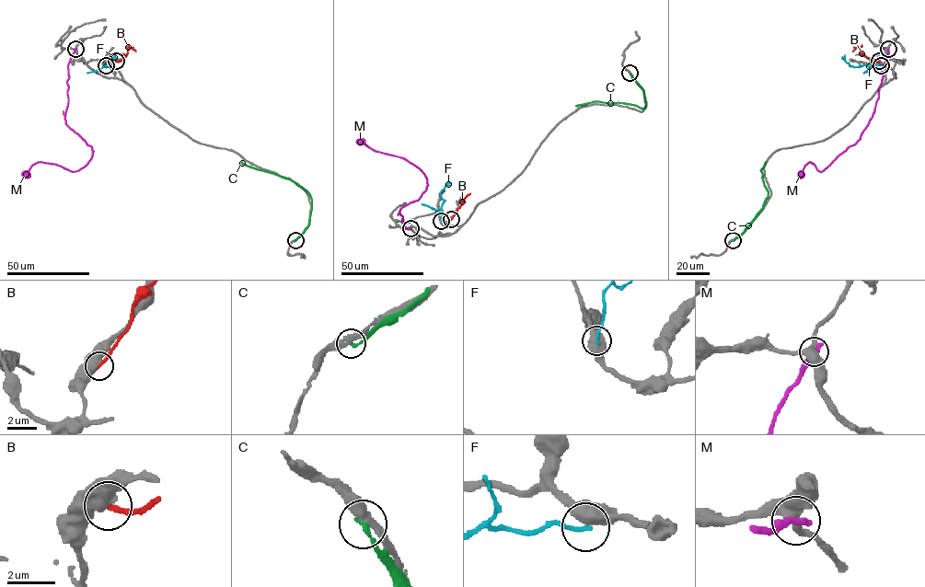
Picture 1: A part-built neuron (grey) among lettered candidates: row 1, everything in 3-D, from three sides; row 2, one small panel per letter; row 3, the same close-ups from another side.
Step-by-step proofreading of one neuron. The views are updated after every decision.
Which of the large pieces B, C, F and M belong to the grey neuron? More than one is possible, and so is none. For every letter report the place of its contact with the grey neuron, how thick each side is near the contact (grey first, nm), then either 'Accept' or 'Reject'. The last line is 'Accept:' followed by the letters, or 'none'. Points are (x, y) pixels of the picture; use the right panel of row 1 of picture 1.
B: Touches grey at (879, 61). Thickness 550 nm (grey) against 240 nm. Reject
C: Touches grey at (733, 240). Thickness 360 nm (grey) against 200 nm. Reject
F: Touches grey at (881, 65). Thickness 550 nm (grey) against 170 nm. Reject
M: Touches grey at (888, 49). Thickness 400 nm (grey) against 360 nm. Reject
Accept: none

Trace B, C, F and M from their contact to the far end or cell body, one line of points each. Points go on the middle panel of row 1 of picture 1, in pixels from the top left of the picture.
B: (451, 219), (462, 200), (470, 193)
C: (630, 74), (643, 89), (645, 108), (597, 101), (575, 106)
F: (441, 221), (444, 201), (440, 192), (450, 185)
M: (410, 228), (402, 224), (399, 211), (425, 189), (425, 175), (400, 157), (375, 151), (359, 140)

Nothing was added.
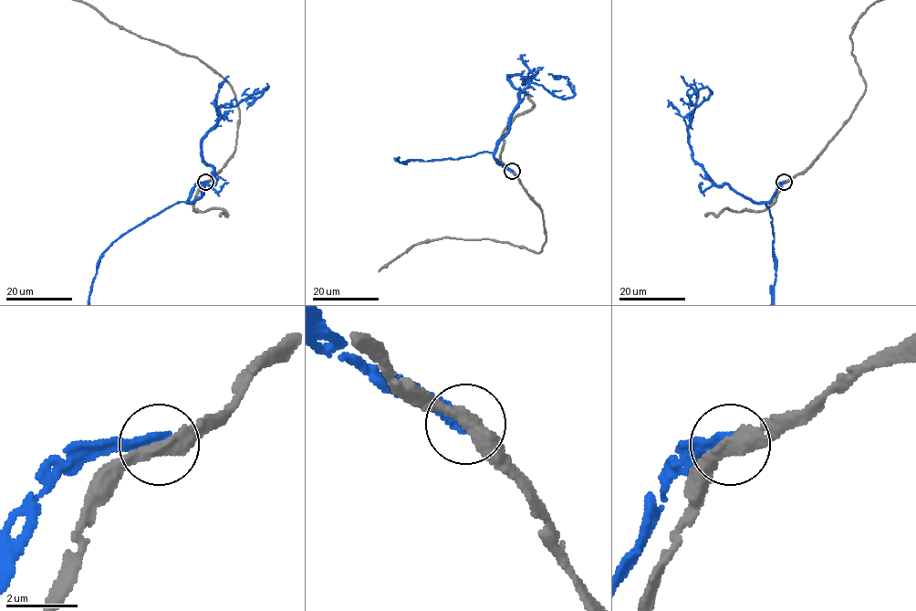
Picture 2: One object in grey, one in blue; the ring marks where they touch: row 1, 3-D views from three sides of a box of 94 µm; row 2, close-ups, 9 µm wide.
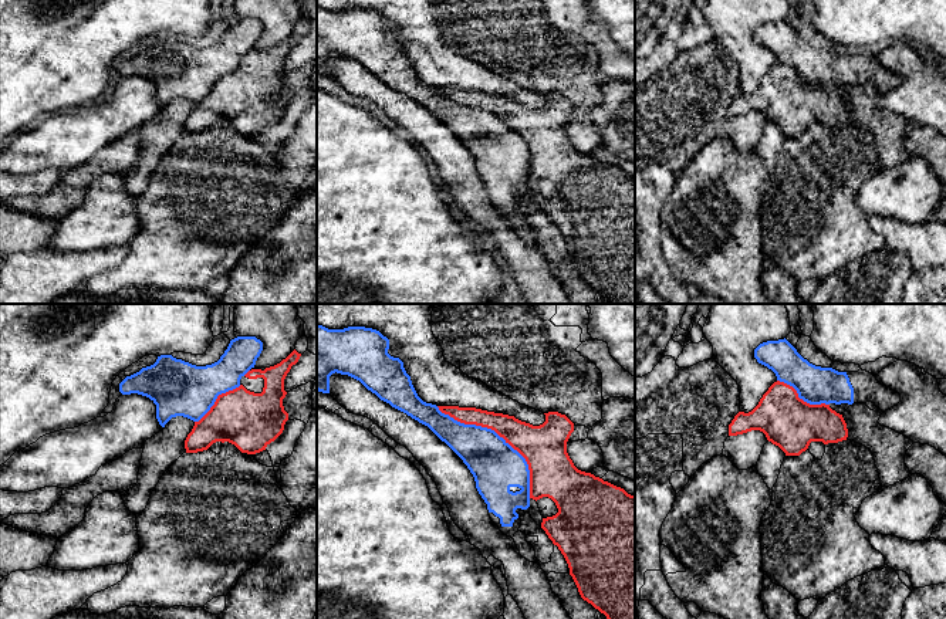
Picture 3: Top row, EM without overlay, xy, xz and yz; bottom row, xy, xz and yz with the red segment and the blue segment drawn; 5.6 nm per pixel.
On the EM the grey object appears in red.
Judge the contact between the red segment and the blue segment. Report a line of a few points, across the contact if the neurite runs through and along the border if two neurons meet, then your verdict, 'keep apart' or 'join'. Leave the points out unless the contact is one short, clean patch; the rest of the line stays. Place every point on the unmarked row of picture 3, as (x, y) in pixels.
keep apart

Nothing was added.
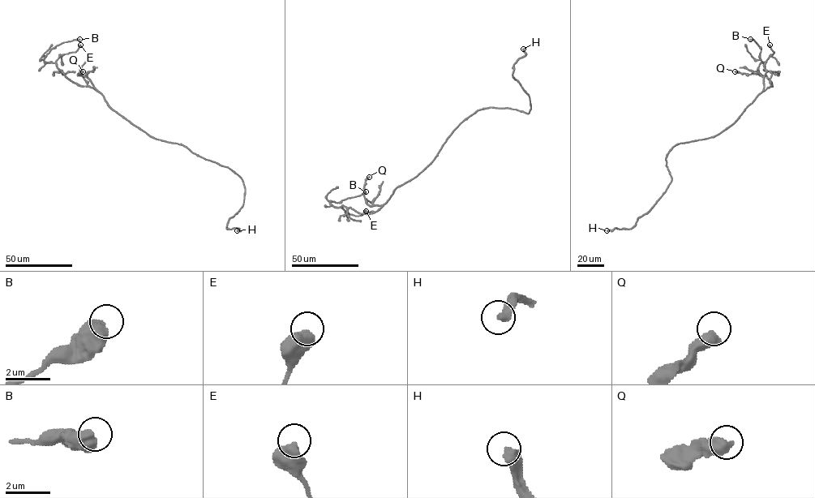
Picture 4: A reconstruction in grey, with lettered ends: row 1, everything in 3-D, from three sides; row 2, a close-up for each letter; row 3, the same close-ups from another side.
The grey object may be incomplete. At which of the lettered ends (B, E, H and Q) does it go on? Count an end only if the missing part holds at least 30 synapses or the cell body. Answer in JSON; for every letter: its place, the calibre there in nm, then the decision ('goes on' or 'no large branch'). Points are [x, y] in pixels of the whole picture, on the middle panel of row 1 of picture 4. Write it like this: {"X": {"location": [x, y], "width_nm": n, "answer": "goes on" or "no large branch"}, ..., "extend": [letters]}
{"B": {"location": [366, 191], "width_nm": 600, "answer": "no large branch"}, "E": {"location": [366, 211], "width_nm": 650, "answer": "no large branch"}, "H": {"location": [523, 49], "width_nm": 500, "answer": "goes on"}, "Q": {"location": [369, 177], "width_nm": 550, "answer": "no large branch"}, "extend": ["H"]}

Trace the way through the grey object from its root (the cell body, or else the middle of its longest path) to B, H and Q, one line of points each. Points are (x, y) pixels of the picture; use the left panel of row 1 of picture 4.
B: (156, 139), (113, 110), (100, 92), (90, 87), (72, 82), (55, 63), (44, 61), (56, 45), (79, 39)
H: (156, 139), (182, 144), (241, 178), (243, 205), (226, 227), (237, 230)
Q: (156, 139), (113, 110), (91, 81), (78, 74), (83, 71)

